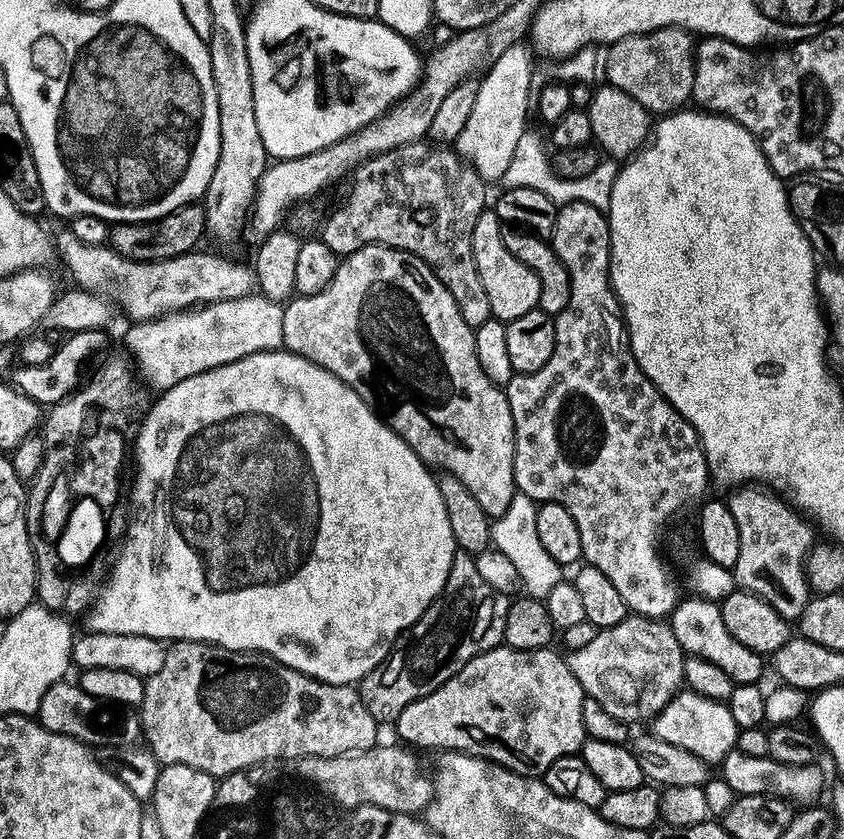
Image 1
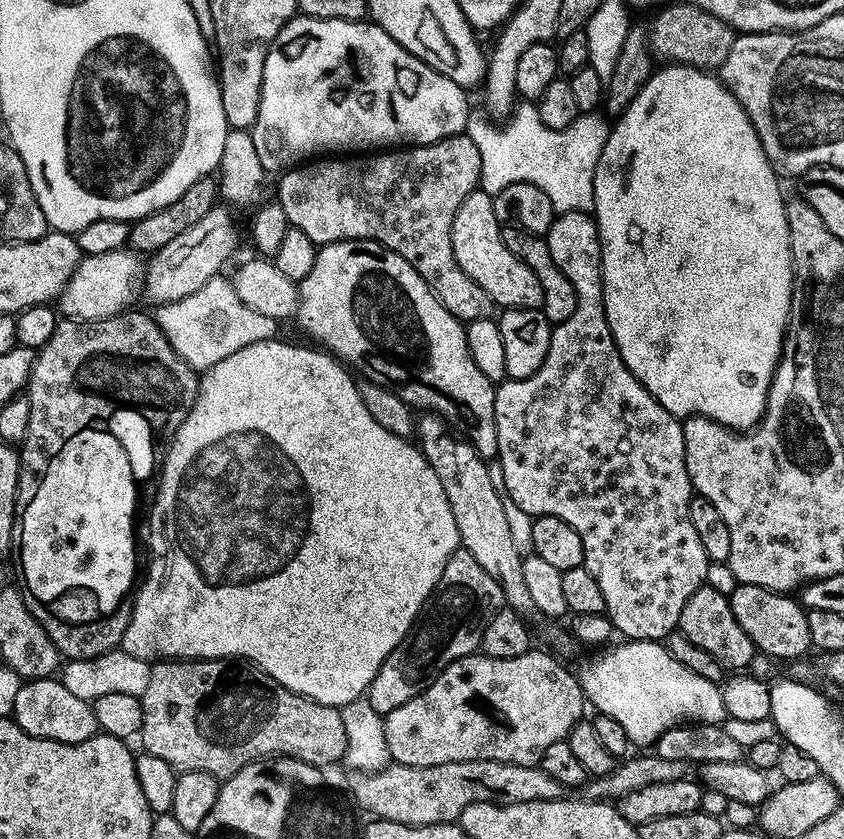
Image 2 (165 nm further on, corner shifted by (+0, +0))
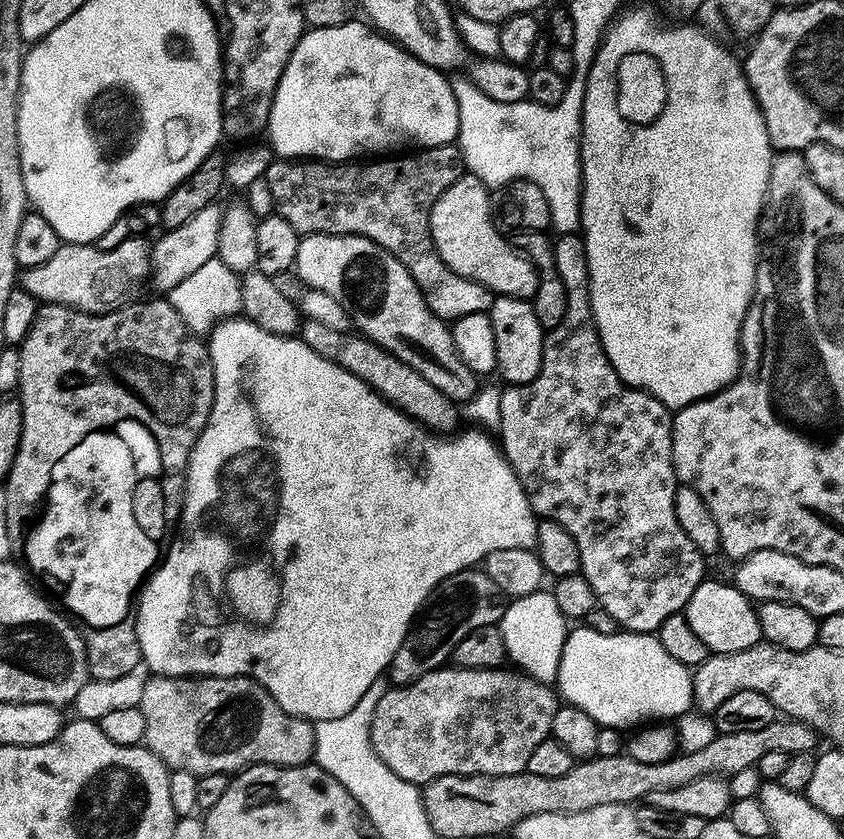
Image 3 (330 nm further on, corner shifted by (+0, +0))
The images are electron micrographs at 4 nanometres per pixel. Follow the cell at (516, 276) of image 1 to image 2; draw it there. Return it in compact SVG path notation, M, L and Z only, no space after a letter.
M483 190L471 192L458 206L458 214L454 214L452 223L452 245L454 246L454 258L458 266L501 309L505 308L539 308L542 302L542 285L538 282L538 277L526 262L522 262L510 250L506 250L506 242L502 242L500 233L501 225L494 214L494 202L492 196Z

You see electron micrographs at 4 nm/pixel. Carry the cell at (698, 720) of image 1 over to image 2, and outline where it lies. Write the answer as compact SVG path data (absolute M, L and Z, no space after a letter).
M654 640L620 643L624 644L601 651L597 660L590 661L578 672L578 679L587 703L591 707L593 704L599 715L619 722L633 745L655 745L663 732L679 724L725 723L726 706L722 706L720 684L694 674L694 670L686 670L686 666L675 660L663 643Z

